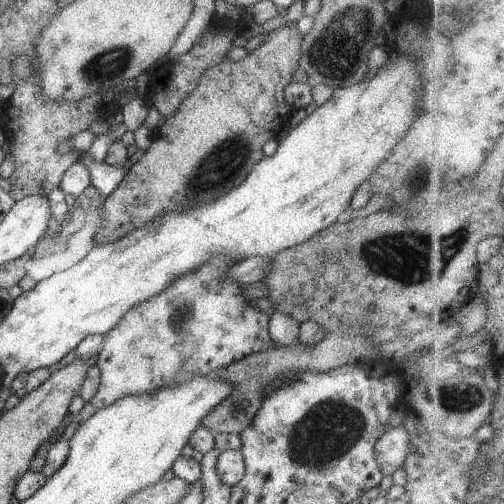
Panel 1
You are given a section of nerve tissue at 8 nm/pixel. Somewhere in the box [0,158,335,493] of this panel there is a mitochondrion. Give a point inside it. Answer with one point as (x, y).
(181, 311)

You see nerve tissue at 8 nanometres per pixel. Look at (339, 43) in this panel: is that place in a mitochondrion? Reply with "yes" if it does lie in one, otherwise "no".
yes

